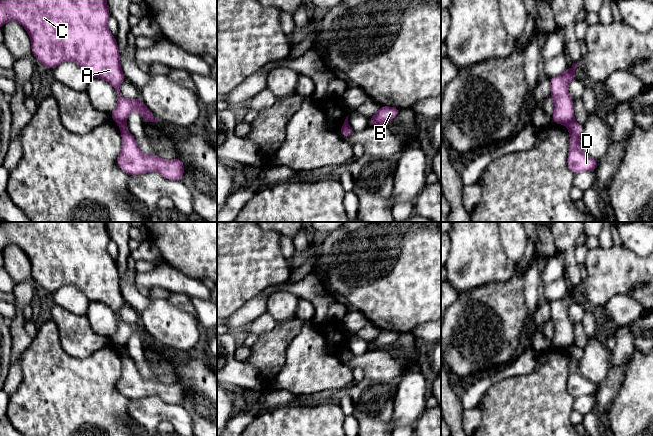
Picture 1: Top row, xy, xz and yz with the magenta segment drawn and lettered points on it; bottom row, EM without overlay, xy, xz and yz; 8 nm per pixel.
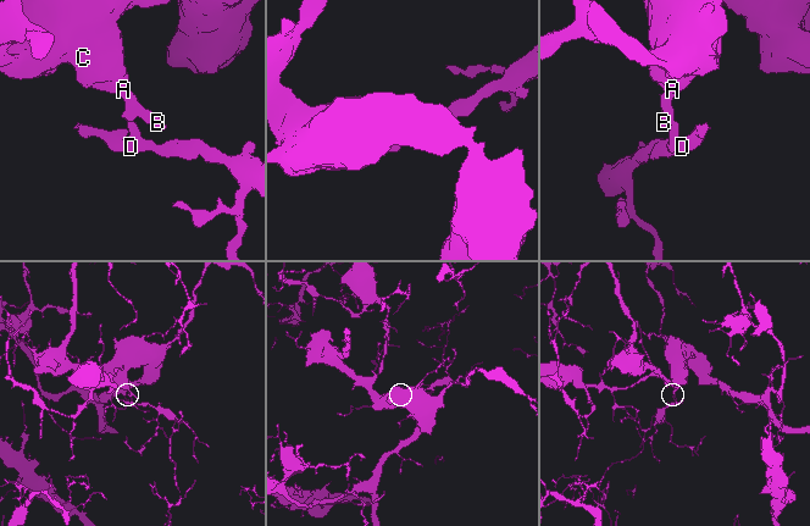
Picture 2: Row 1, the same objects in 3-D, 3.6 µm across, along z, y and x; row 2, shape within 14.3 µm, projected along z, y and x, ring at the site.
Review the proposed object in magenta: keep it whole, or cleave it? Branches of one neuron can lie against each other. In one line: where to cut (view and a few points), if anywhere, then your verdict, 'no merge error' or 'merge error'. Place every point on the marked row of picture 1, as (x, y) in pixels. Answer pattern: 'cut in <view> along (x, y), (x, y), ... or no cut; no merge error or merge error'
cut in xy along (124, 121), (118, 124); merge error

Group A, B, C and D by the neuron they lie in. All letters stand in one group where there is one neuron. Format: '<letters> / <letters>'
A B C / D

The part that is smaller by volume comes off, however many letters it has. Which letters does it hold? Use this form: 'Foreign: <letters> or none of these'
Foreign: D

